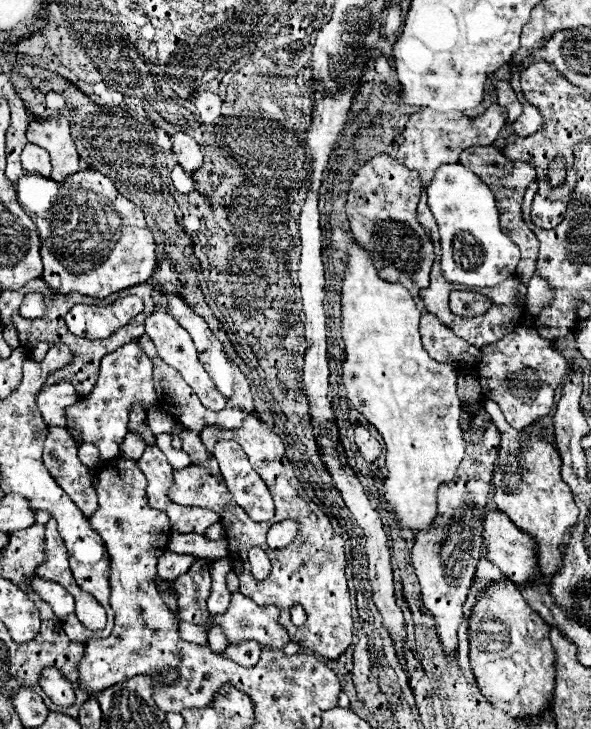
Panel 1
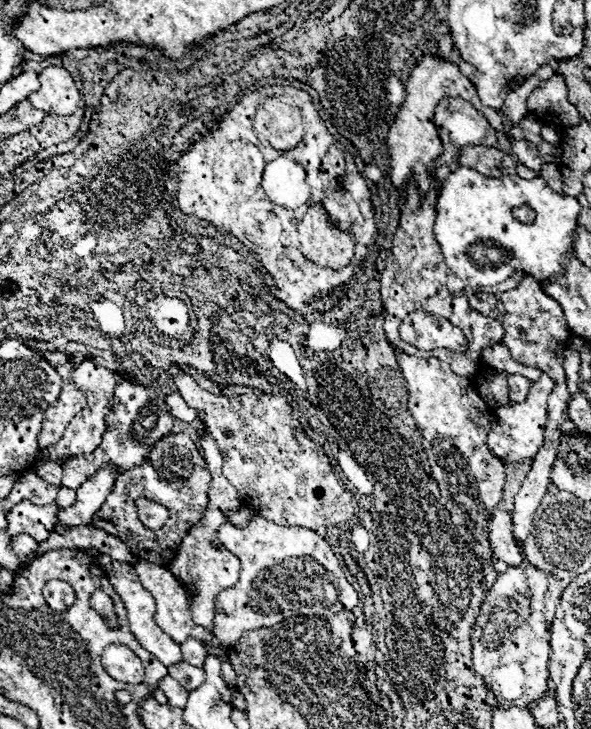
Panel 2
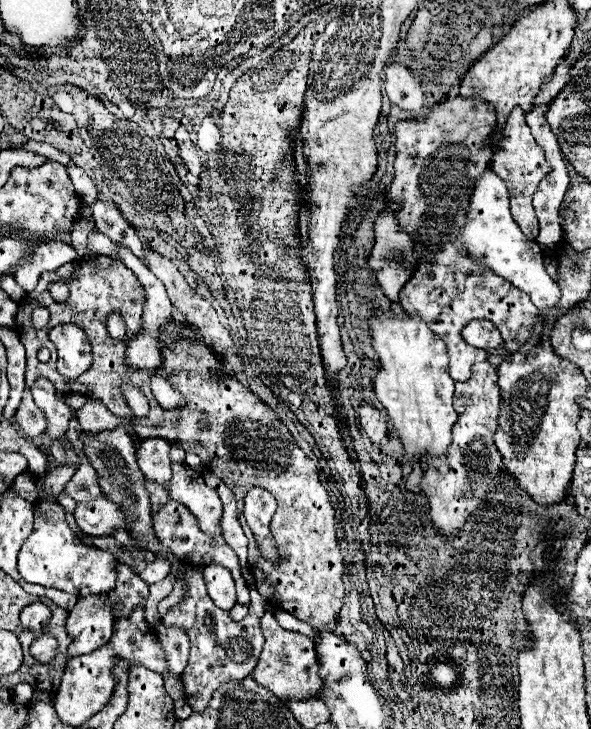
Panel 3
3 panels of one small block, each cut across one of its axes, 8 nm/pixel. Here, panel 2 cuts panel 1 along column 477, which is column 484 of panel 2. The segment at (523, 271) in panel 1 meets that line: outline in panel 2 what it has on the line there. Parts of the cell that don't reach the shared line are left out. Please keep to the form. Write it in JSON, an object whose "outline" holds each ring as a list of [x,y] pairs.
{"outline":[[[468,146],[460,152],[462,166],[474,168],[486,176],[516,174],[516,160],[493,147]]]}

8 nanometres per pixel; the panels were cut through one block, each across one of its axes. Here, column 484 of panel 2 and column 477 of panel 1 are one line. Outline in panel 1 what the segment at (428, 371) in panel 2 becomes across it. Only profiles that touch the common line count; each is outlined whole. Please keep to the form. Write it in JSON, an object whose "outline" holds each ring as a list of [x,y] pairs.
{"outline":[[[482,402],[476,404],[464,404],[462,406],[462,428],[464,428],[464,440],[466,440],[466,456],[458,466],[458,472],[450,484],[440,486],[438,490],[438,516],[434,518],[434,524],[428,532],[416,534],[416,544],[412,548],[414,568],[418,574],[418,582],[422,588],[422,602],[428,608],[428,612],[434,616],[438,640],[442,644],[442,650],[446,654],[452,654],[458,648],[458,628],[462,624],[462,606],[468,596],[468,588],[474,578],[474,568],[478,558],[482,556],[482,516],[486,512],[486,500],[490,492],[490,480],[492,470],[496,462],[496,448],[500,444],[500,432],[492,422],[488,422],[488,414],[484,410]]]}

